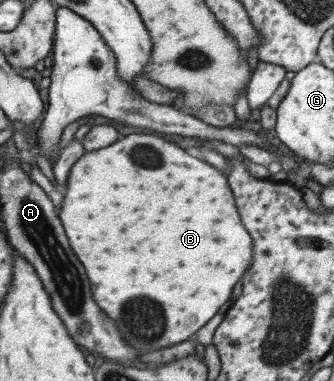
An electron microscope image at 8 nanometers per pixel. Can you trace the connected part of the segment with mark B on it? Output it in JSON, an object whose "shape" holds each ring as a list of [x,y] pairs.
{"shape":[[[141,132],[128,134],[120,137],[113,144],[92,150],[85,151],[72,165],[67,173],[65,194],[61,202],[59,218],[65,230],[65,236],[69,240],[69,246],[77,260],[83,264],[85,274],[91,284],[91,294],[95,304],[117,324],[117,332],[120,337],[129,345],[129,347],[139,351],[139,353],[154,352],[163,349],[172,344],[183,342],[192,338],[192,336],[219,310],[219,306],[229,298],[231,286],[239,280],[239,276],[245,272],[251,260],[251,238],[247,230],[243,228],[233,198],[231,190],[227,188],[226,177],[216,168],[211,168],[209,164],[189,156],[175,144],[169,144],[158,134]]]}

